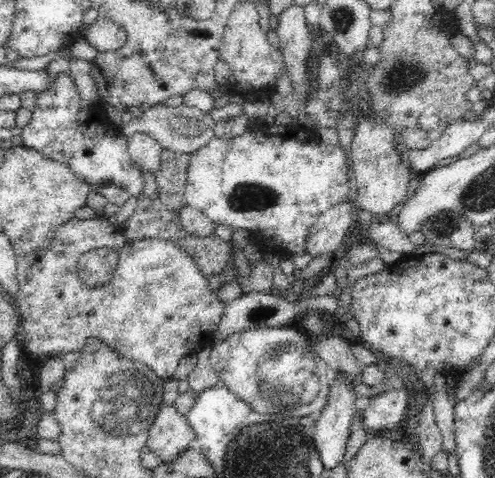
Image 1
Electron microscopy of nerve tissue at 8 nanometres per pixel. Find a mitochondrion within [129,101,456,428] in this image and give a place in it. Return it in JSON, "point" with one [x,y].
{"point":[289,378]}

